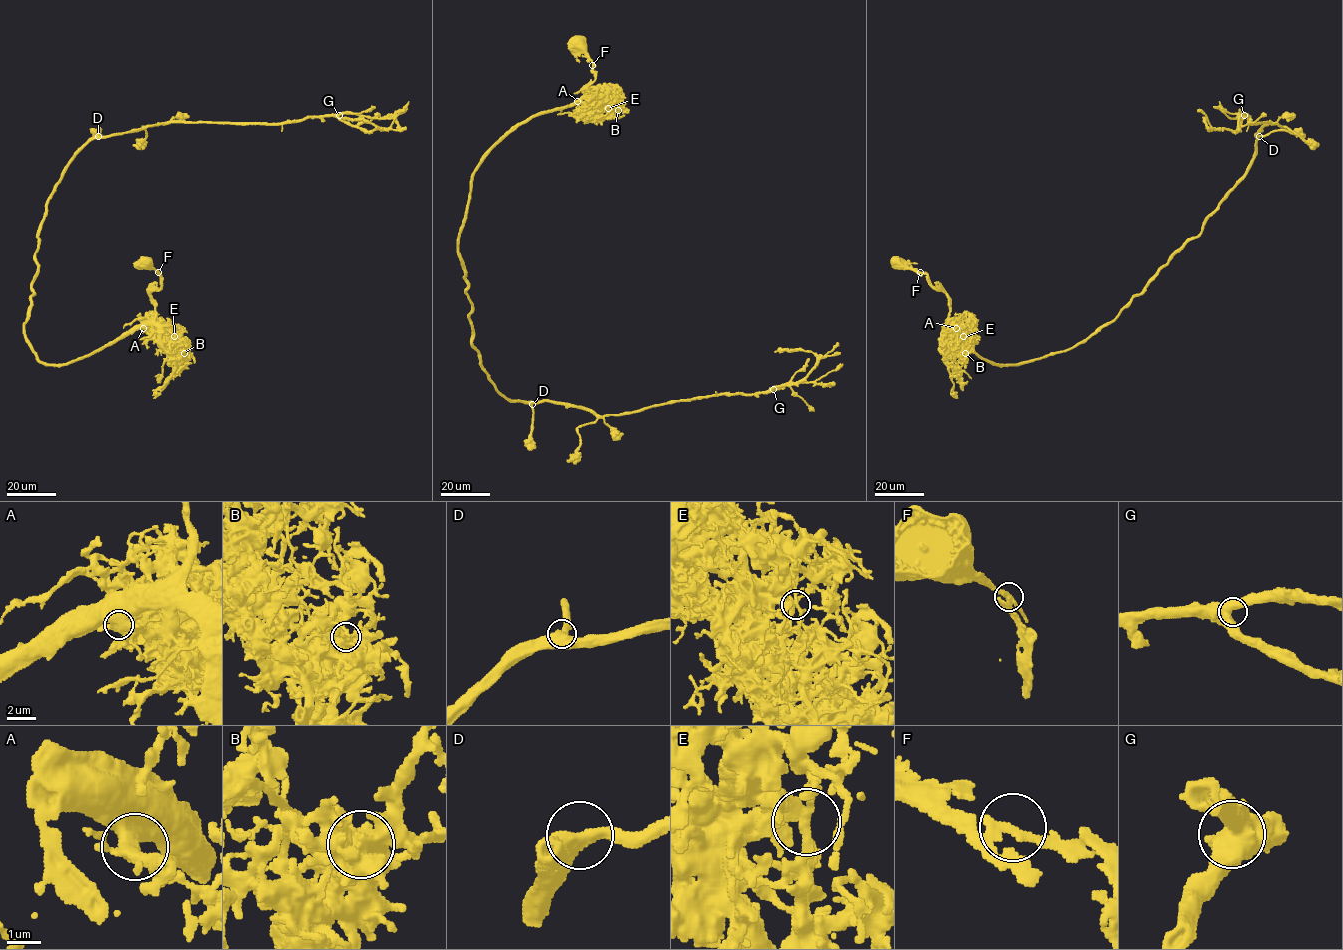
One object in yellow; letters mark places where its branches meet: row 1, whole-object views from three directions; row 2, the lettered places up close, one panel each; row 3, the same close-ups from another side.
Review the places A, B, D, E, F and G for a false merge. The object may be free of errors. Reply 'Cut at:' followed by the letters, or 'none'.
Cut at: none

